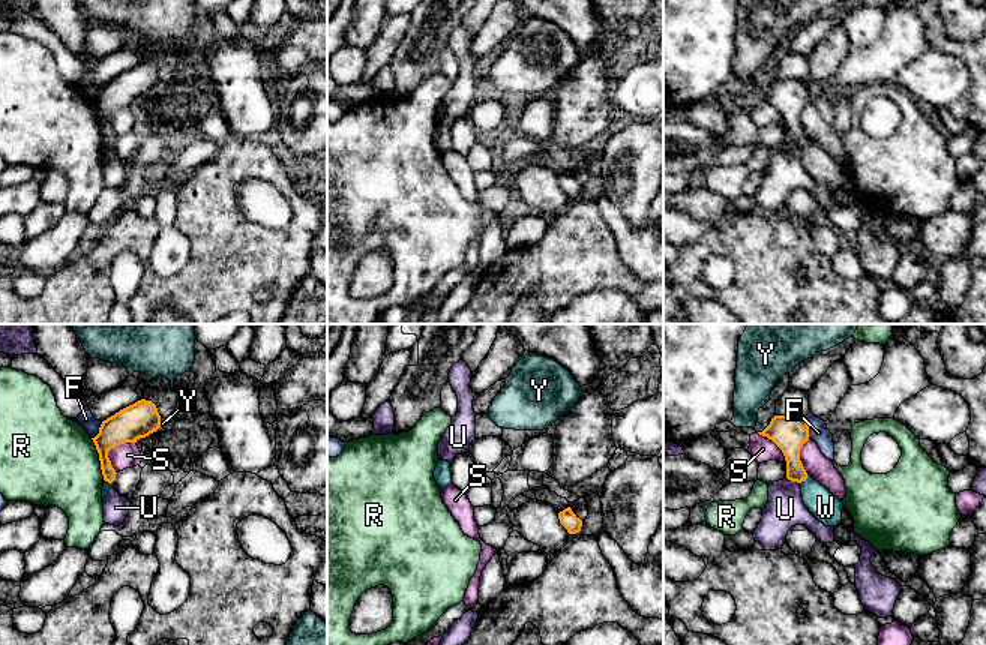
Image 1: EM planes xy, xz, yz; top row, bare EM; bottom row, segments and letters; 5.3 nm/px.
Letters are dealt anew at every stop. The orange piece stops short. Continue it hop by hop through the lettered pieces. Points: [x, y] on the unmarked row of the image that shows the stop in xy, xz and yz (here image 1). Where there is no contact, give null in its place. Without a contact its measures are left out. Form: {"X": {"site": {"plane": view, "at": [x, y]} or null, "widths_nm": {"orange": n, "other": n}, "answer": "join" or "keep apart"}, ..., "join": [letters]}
{"F": {"site": {"plane": "yz", "at": [808, 92]}, "widths_nm": {"orange": 190, "other": 100}, "answer": "keep apart"}, "R": {"site": {"plane": "xy", "at": [99, 123]}, "widths_nm": {"orange": 180, "other": 480}, "answer": "keep apart"}, "S": {"site": {"plane": "xy", "at": [111, 111]}, "widths_nm": {"orange": 190, "other": 140}, "answer": "keep apart"}, "U": {"site": {"plane": "yz", "at": [793, 144]}, "widths_nm": {"orange": 180, "other": 200}, "answer": "keep apart"}, "W": {"site": {"plane": "yz", "at": [803, 144]}, "widths_nm": {"orange": 160, "other": 160}, "answer": "join"}, "Y": {"site": {"plane": "xy", "at": [161, 87]}, "widths_nm": {"orange": 190, "other": 20}, "answer": "keep apart"}, "join": ["W"]}

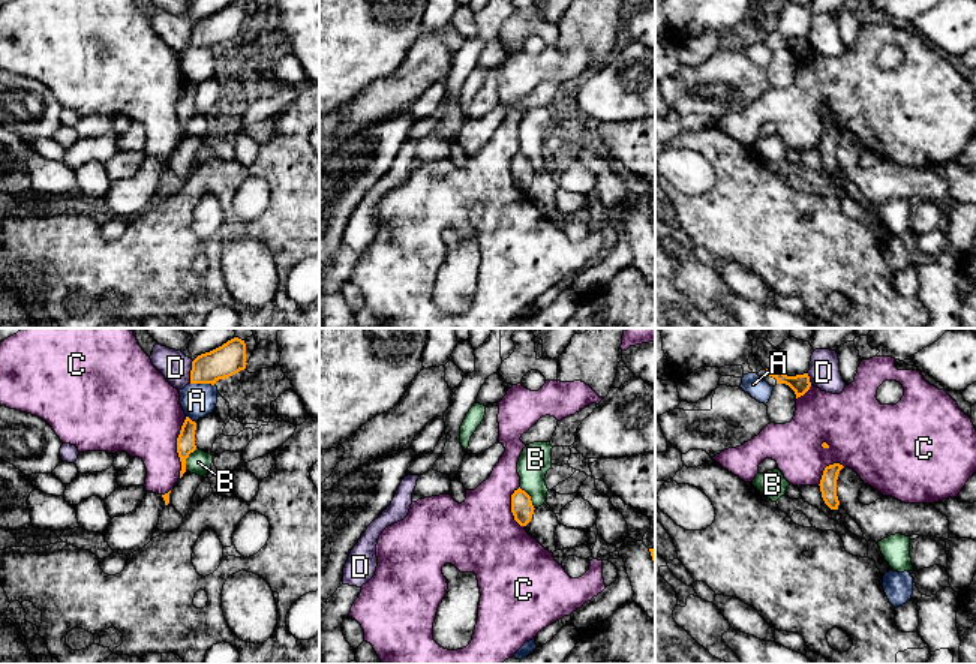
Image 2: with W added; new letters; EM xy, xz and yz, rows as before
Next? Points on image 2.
{"A": {"site": {"plane": "xy", "at": [203, 47]}, "widths_nm": {"orange": 170, "other": 180}, "answer": "keep apart"}, "B": {"site": {"plane": "xy", "at": [186, 122]}, "widths_nm": {"orange": 100, "other": 130}, "answer": "keep apart"}, "C": {"site": {"plane": "xy", "at": [177, 111]}, "widths_nm": {"orange": 100, "other": 420}, "answer": "keep apart"}, "D": {"site": {"plane": "xy", "at": [191, 36]}, "widths_nm": {"orange": 170, "other": 160}, "answer": "keep apart"}, "join": []}

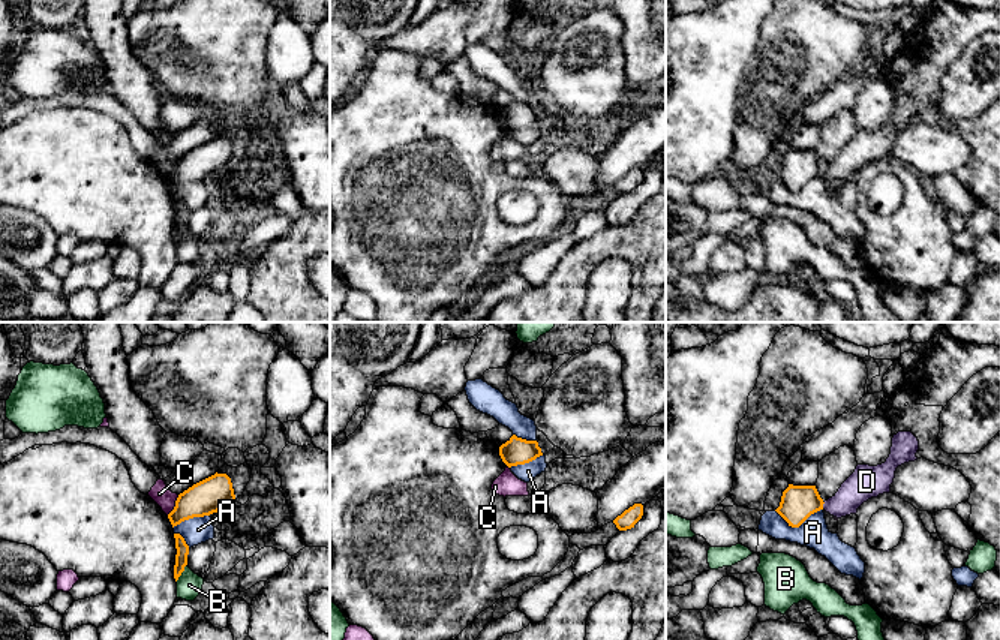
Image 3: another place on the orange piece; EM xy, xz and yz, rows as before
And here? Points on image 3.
{"A": {"site": {"plane": "yz", "at": [798, 191]}, "widths_nm": {"orange": 190, "other": 160}, "answer": "keep apart"}, "B": {"site": {"plane": "xy", "at": [182, 236]}, "widths_nm": {"orange": 70, "other": 140}, "answer": "keep apart"}, "C": {"site": {"plane": "xy", "at": [176, 170]}, "widths_nm": {"orange": 190, "other": 100}, "answer": "keep apart"}, "D": {"site": {"plane": "yz", "at": [822, 170]}, "widths_nm": {"orange": 190, "other": 170}, "answer": "keep apart"}, "join": []}

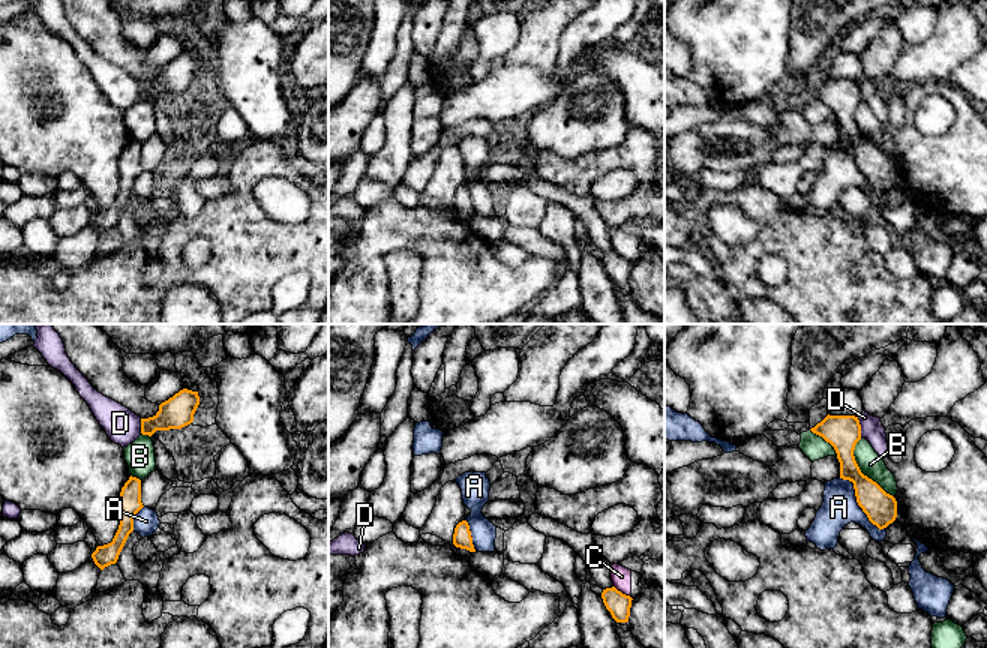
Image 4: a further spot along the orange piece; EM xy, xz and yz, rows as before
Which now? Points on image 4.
{"A": {"site": {"plane": "yz", "at": [857, 165]}, "widths_nm": {"orange": 170, "other": 190}, "answer": "keep apart"}, "B": {"site": {"plane": "yz", "at": [860, 135]}, "widths_nm": {"orange": 180, "other": 130}, "answer": "keep apart"}, "C": {"site": {"plane": "xz", "at": [620, 255]}, "widths_nm": {"orange": 120, "other": 110}, "answer": "keep apart"}, "D": {"site": {"plane": "yz", "at": [860, 92]}, "widths_nm": {"orange": 180, "other": 120}, "answer": "keep apart"}, "join": []}

